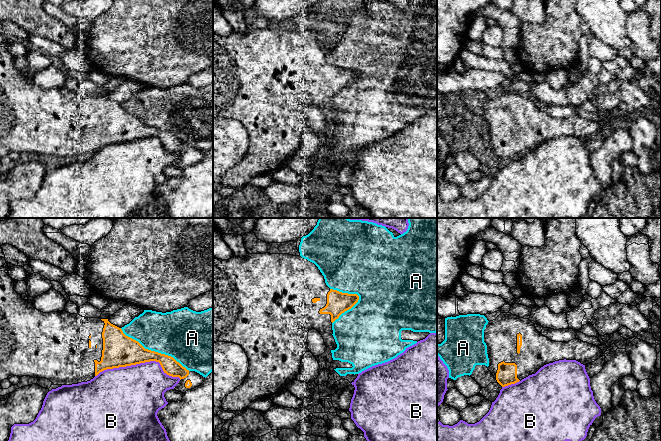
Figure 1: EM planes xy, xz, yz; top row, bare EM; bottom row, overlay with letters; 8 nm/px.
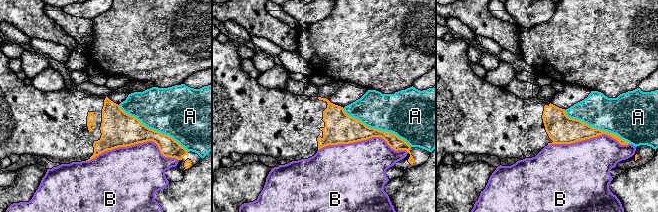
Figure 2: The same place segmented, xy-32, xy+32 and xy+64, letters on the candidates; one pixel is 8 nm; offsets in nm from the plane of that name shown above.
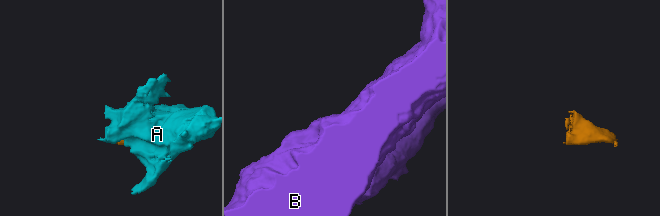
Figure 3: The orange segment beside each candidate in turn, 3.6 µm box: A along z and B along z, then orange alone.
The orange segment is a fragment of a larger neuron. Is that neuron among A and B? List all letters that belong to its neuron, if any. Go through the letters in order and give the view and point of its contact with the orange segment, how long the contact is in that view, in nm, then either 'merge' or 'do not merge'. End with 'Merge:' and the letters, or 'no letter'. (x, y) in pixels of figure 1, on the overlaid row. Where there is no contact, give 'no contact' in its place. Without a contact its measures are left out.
A: contact xy (154, 351); length 650 nm; do not merge
B: contact xy (139, 363); length 700 nm; do not merge
Merge: no letter

